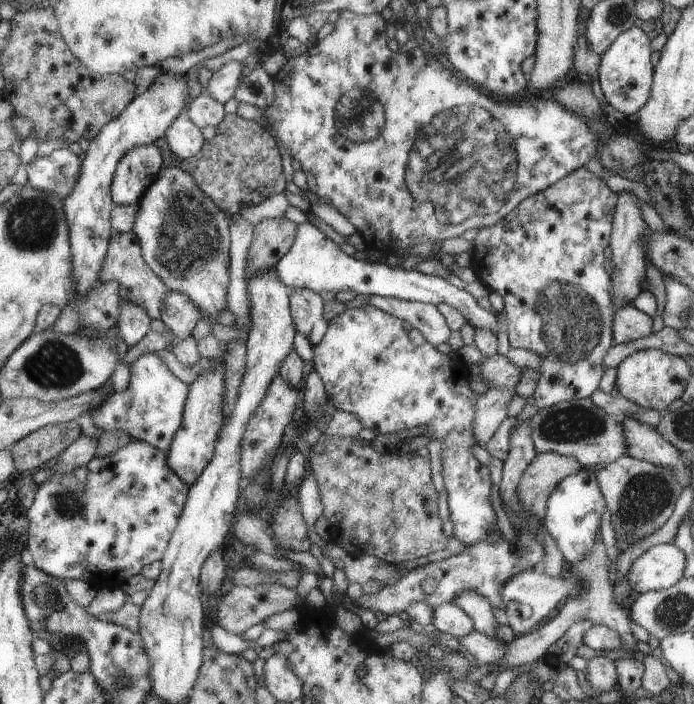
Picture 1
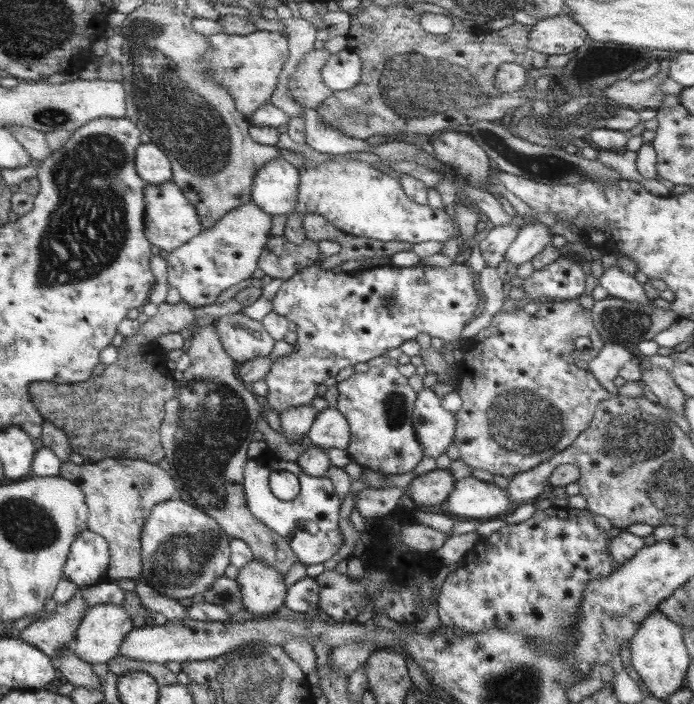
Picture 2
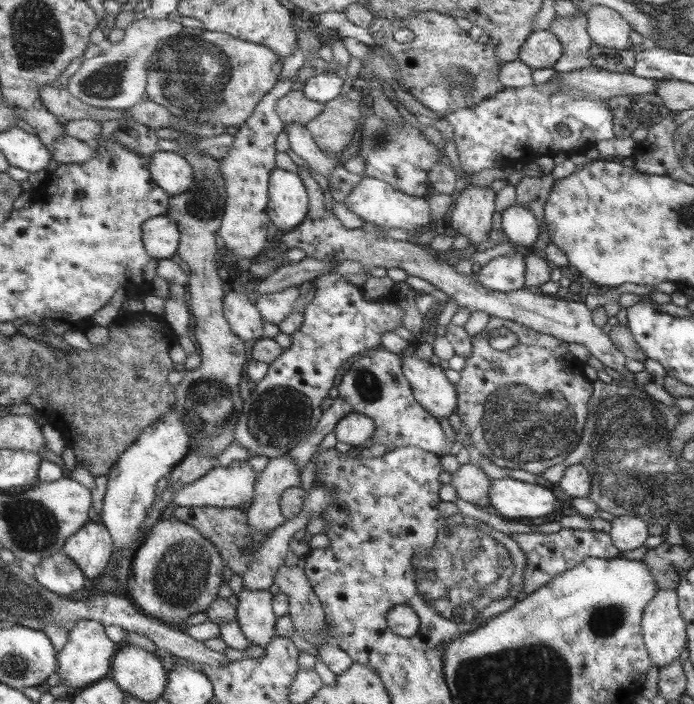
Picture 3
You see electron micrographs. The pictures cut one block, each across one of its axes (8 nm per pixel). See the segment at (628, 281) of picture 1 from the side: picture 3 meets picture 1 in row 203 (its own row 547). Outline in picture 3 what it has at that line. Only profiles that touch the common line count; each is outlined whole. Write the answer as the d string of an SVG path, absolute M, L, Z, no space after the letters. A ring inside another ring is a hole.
M617 516L611 520L609 535L620 552L634 550L642 545L650 534L645 520L631 516Z

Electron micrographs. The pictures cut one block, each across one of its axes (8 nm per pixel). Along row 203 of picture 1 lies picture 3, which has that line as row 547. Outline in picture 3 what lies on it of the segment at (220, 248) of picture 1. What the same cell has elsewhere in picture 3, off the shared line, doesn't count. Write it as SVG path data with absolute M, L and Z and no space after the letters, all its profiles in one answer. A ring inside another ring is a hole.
M166 515L148 530L133 558L127 591L143 615L175 626L193 614L206 612L222 586L222 554L198 528Z

